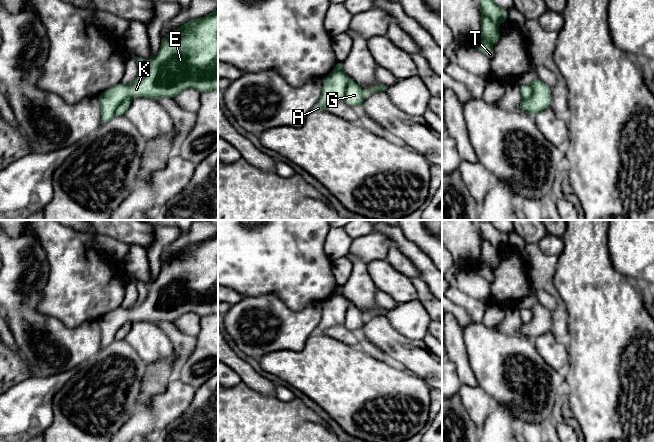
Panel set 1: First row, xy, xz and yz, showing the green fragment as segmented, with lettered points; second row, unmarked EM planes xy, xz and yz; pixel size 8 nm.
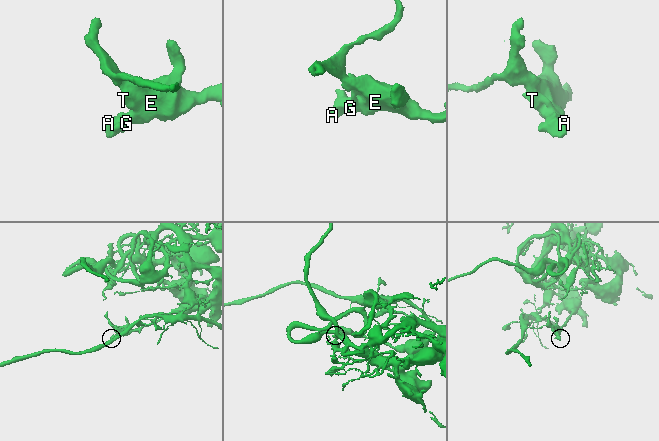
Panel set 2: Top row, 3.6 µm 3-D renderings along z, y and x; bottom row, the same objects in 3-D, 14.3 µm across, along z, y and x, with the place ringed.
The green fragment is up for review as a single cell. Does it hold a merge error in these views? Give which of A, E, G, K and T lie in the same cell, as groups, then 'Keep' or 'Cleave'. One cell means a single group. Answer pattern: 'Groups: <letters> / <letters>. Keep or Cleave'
Groups: A E K T / G. Cleave

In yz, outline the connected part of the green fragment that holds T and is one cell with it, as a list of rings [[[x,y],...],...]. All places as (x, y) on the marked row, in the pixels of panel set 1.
[[[479,35],[474,41],[475,47],[486,55],[489,59],[494,57],[494,50],[491,47],[491,43],[482,35]]]

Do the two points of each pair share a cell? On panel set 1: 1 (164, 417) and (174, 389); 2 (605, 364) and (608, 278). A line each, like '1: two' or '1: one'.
1: one
2: one

